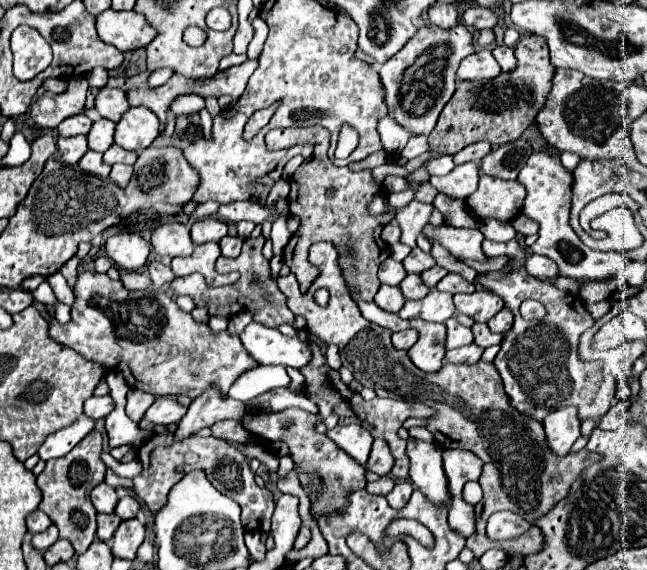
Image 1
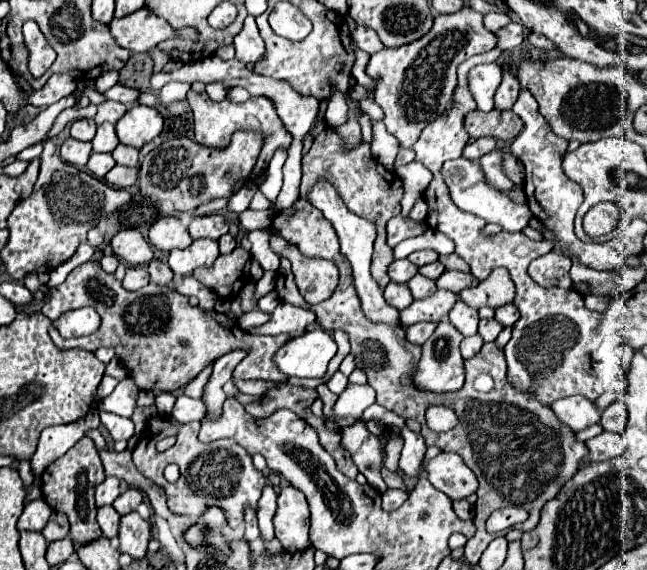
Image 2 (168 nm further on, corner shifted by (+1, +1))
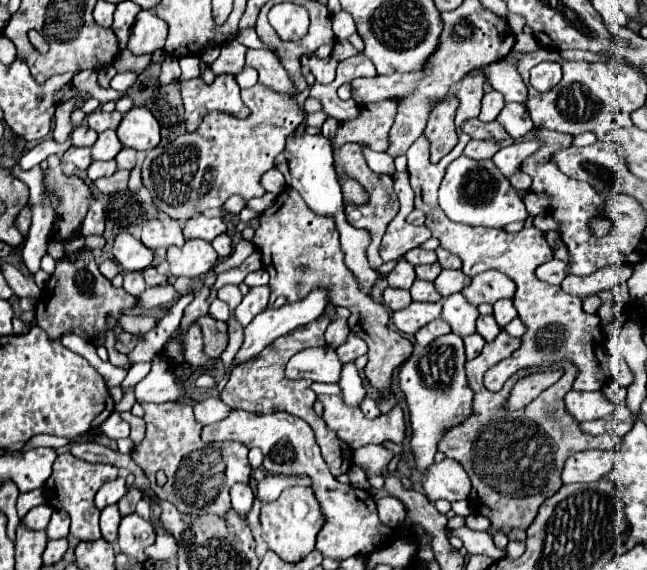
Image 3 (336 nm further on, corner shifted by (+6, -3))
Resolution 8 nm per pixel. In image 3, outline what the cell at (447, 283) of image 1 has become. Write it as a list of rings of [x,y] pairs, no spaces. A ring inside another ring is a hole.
[[[442,271],[438,279],[434,281],[436,291],[446,299],[452,293],[462,291],[470,283],[470,277],[466,277],[462,271]]]

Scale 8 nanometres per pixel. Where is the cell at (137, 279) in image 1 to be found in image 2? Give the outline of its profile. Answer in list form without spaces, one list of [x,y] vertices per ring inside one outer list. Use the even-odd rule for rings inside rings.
[[[129,267],[123,279],[123,287],[127,291],[137,291],[141,287],[145,287],[149,283],[149,275],[147,275],[147,267]]]

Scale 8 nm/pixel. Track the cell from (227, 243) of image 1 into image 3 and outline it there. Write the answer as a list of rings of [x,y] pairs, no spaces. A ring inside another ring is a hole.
[[[218,235],[214,241],[212,241],[212,247],[214,251],[220,255],[220,257],[226,257],[230,251],[232,251],[232,241],[228,235]]]

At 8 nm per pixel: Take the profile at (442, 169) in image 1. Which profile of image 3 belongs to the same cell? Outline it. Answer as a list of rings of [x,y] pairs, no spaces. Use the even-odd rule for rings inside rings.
[[[458,157],[446,169],[446,175],[440,185],[440,207],[448,215],[448,219],[464,225],[482,225],[482,227],[504,227],[514,221],[526,221],[530,215],[518,197],[518,193],[510,187],[508,179],[488,161],[474,161],[468,157]]]

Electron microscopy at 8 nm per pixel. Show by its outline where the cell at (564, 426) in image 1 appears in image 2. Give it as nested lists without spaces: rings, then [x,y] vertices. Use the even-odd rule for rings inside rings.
[[[571,395],[571,397],[557,399],[551,405],[551,409],[555,411],[557,419],[563,421],[565,425],[569,425],[575,433],[593,423],[599,423],[599,419],[601,419],[601,411],[597,409],[595,401],[583,399],[583,395]]]

